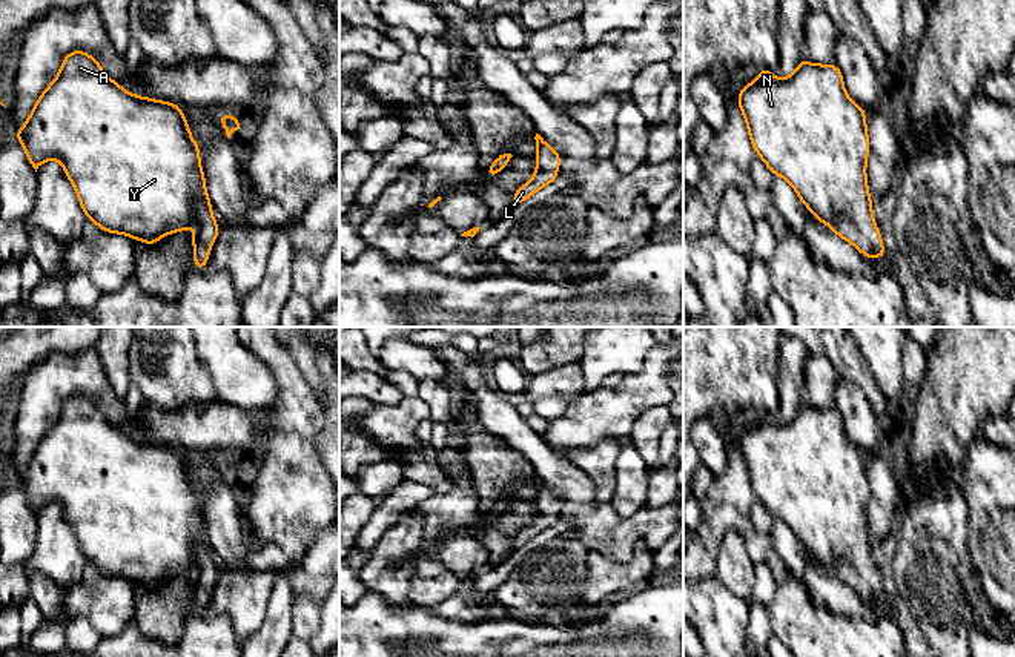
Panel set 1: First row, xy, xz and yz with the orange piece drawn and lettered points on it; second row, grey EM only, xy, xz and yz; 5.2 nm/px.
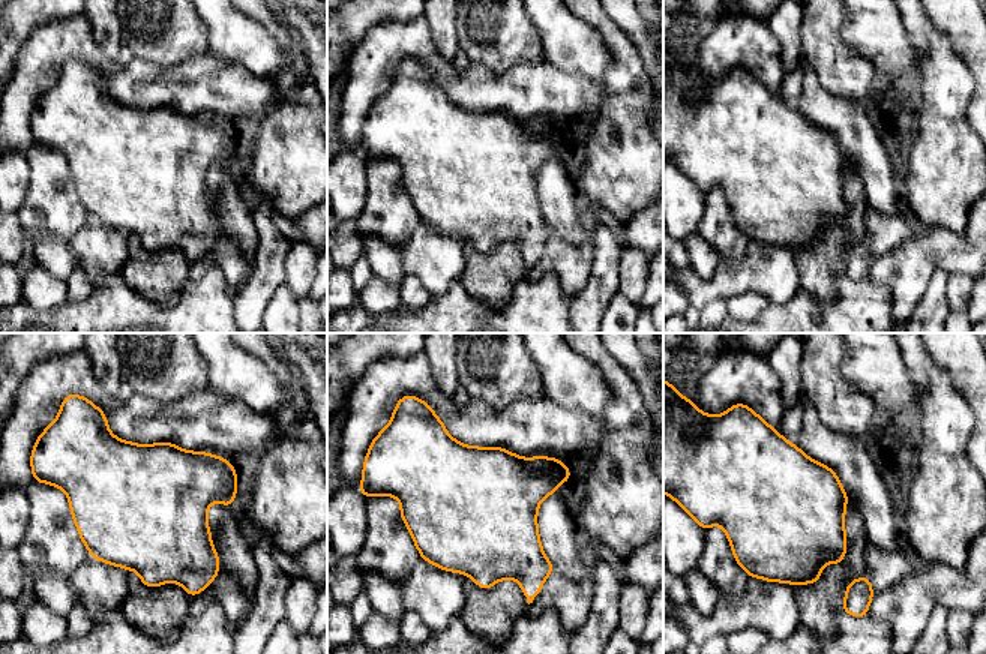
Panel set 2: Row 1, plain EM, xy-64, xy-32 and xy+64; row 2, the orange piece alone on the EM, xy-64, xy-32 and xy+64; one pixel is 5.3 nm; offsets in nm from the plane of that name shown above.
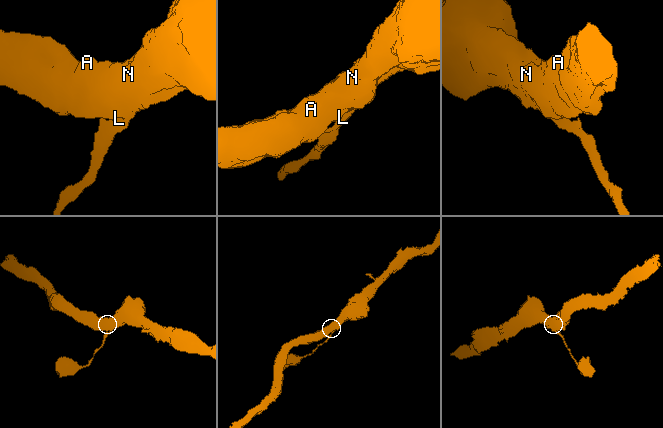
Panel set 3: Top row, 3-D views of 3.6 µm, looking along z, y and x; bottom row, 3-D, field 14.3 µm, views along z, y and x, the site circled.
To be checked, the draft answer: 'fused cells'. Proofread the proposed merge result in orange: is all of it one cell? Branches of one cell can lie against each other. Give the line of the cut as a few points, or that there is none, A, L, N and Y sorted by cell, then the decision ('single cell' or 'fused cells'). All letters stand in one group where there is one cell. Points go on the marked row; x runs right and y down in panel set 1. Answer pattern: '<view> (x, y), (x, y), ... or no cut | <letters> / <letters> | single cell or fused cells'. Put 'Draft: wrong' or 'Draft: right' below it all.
no cut | A L N Y | single cell
Draft: wrong

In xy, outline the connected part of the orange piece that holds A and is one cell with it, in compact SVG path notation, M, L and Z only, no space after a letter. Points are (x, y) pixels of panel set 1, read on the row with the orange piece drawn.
M74 49L64 57L57 78L37 100L28 121L14 132L35 172L48 160L61 161L64 175L74 184L86 218L92 220L101 230L123 233L154 246L164 235L193 226L197 229L192 236L195 269L206 269L212 243L221 229L213 220L213 207L206 192L200 147L192 138L178 104L124 91L104 74L92 55Z

